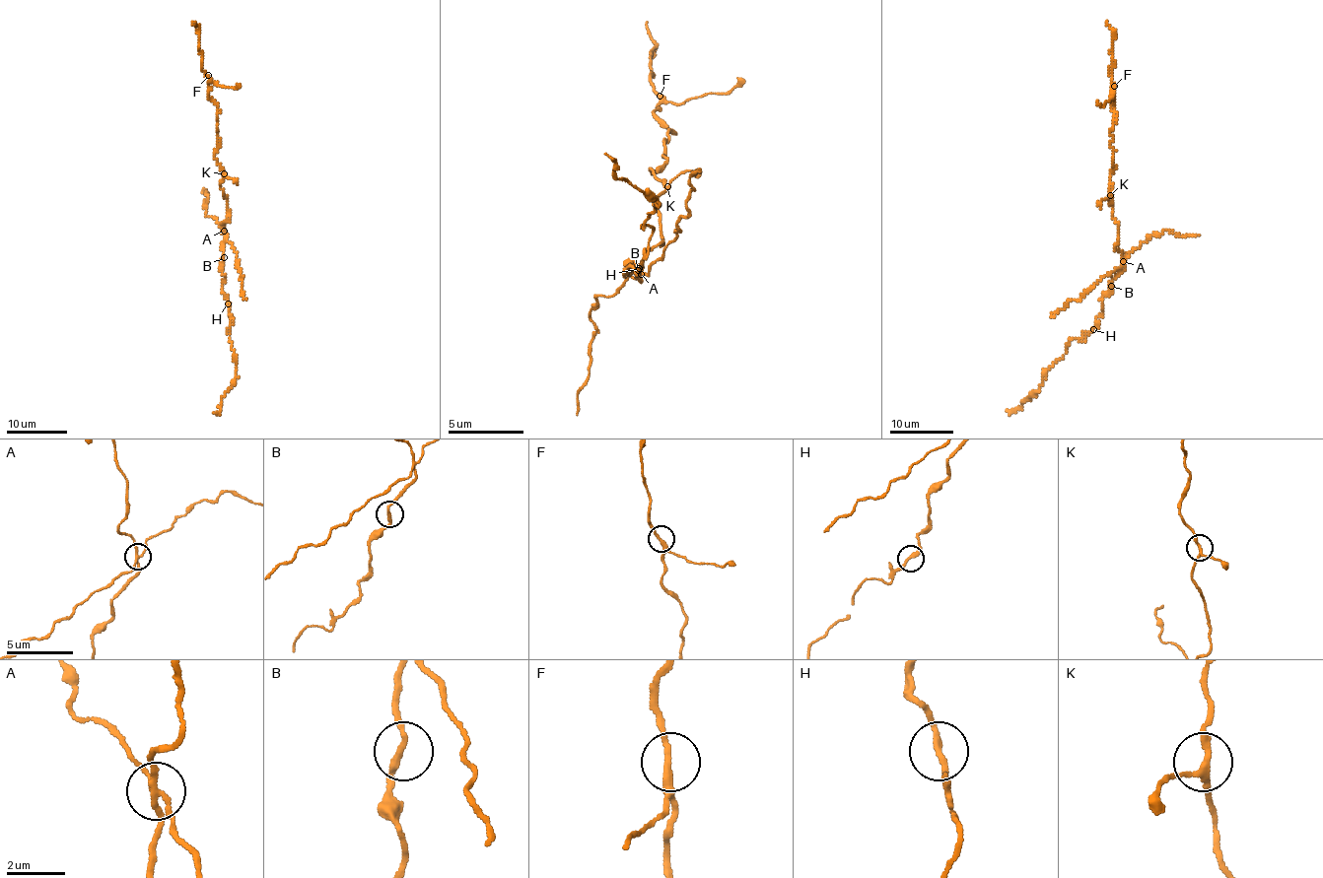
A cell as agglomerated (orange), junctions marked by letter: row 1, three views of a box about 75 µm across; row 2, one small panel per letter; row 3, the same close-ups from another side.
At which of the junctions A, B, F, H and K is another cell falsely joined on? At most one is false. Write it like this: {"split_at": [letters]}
{"split_at": ["A"]}

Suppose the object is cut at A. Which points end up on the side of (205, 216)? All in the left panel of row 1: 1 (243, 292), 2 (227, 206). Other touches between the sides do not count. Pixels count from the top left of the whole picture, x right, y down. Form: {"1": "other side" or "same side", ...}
{"1": "same side", "2": "other side"}

